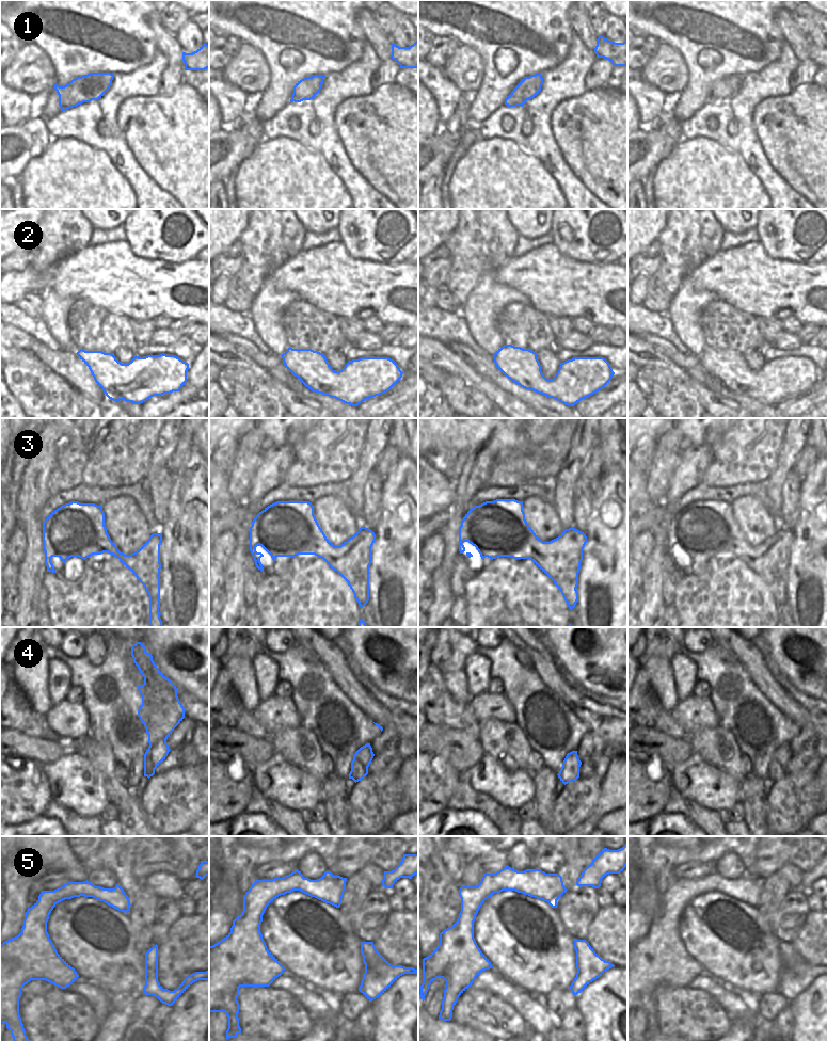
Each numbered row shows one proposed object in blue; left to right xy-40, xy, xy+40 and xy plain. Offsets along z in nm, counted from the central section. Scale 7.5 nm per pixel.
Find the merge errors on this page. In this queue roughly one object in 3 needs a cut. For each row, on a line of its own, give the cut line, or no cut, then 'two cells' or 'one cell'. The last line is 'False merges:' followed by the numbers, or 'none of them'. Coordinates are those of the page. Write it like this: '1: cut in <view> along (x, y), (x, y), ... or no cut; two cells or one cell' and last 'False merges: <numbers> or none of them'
1: cut in xy along (312, 98), (299, 98), (295, 101); two cells
2: no cut; one cell
3: cut in xy+40 along (578, 569), (563, 569), (559, 573), (546, 574); two cells
4: no cut; one cell
5: no cut; one cell
False merges: 1, 3

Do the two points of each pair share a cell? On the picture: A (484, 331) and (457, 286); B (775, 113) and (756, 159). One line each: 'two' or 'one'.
A: two
B: two

